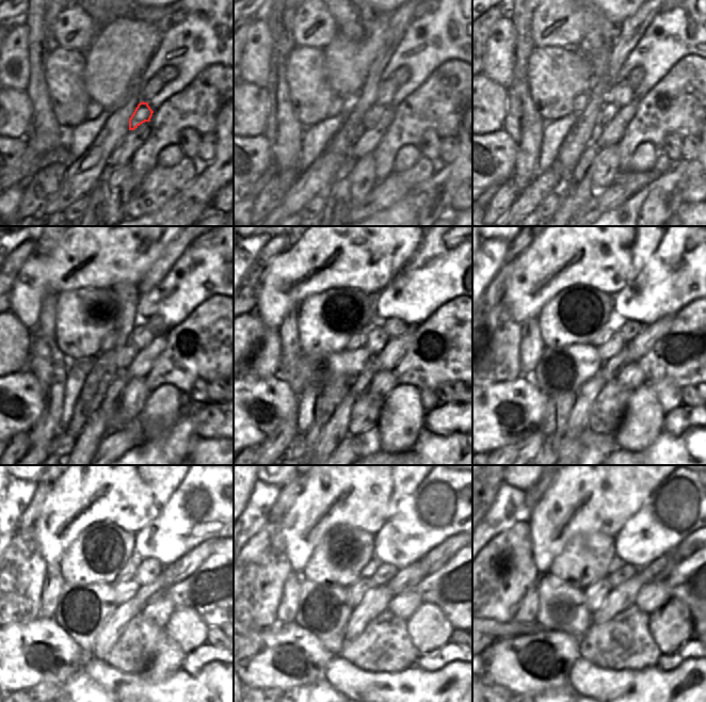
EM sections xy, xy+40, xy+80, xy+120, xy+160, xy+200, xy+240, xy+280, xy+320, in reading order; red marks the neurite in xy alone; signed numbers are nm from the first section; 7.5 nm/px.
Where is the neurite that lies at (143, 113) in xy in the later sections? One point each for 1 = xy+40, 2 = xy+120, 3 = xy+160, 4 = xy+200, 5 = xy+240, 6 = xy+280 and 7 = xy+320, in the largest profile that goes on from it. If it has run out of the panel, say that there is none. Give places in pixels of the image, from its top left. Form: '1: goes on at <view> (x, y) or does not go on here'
1: goes on at xy+40 (371, 116)
2: goes on at xy+120 (126, 354)
3: goes on at xy+160 (331, 371)
4: goes on at xy+200 (560, 372)
5: goes on at xy+240 (82, 611)
6: goes on at xy+280 (323, 609)
7: goes on at xy+320 (561, 607)

